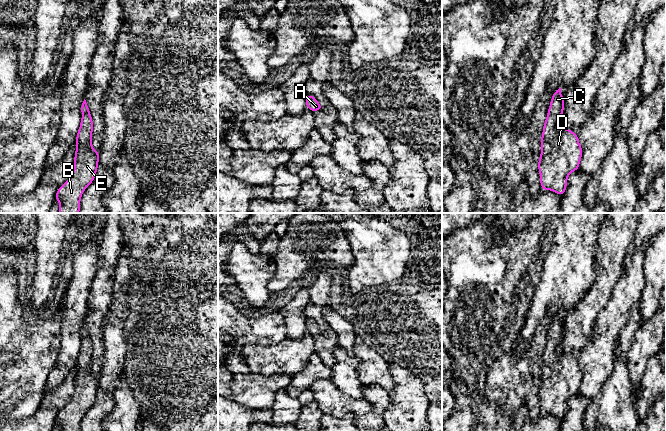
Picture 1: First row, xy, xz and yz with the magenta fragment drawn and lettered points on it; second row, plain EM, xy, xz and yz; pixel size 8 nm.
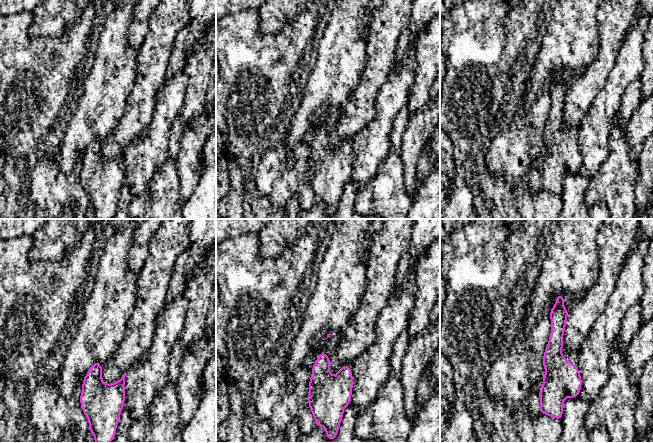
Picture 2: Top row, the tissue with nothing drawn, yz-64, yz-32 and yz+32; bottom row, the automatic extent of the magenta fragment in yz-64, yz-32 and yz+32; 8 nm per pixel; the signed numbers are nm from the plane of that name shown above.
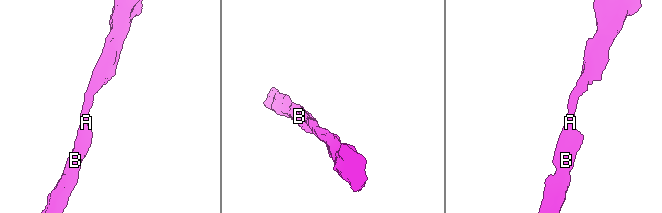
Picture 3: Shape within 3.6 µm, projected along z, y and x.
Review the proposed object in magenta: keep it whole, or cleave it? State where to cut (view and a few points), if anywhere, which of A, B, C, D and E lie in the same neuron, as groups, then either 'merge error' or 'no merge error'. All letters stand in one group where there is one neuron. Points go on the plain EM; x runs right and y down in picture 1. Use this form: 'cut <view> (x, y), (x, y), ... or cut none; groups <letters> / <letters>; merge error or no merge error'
cut none; groups A B C D E; no merge error

